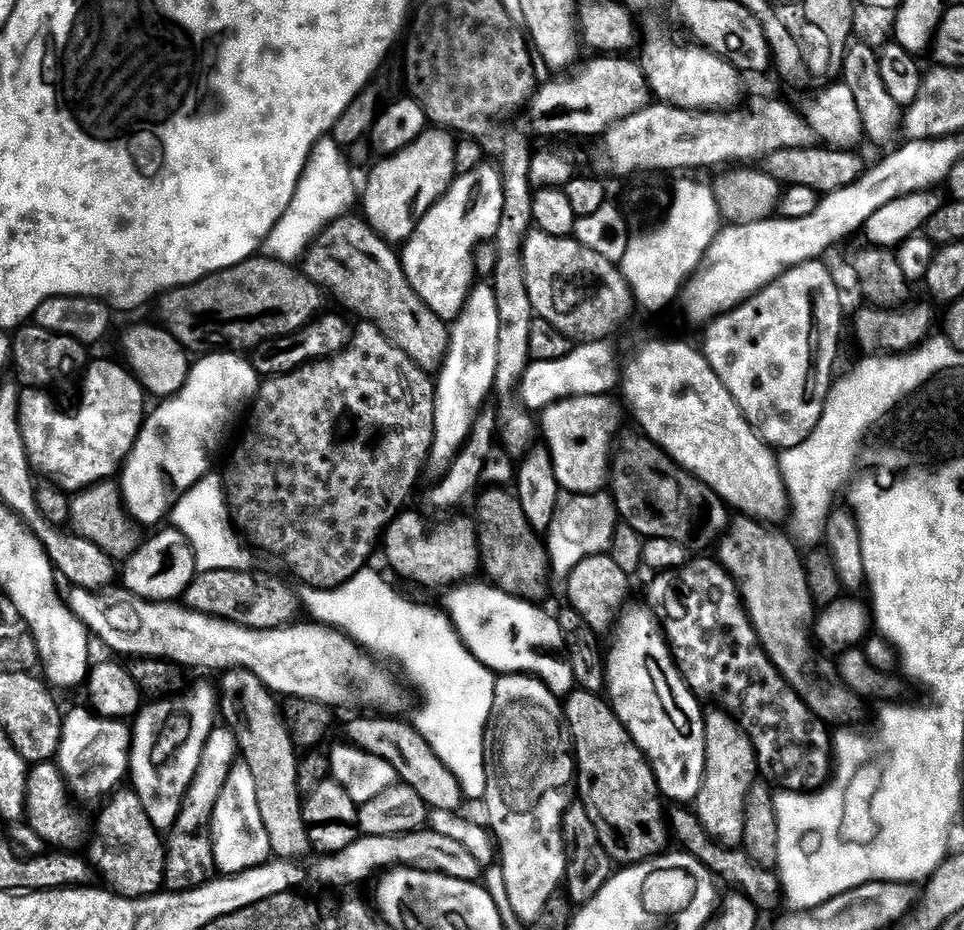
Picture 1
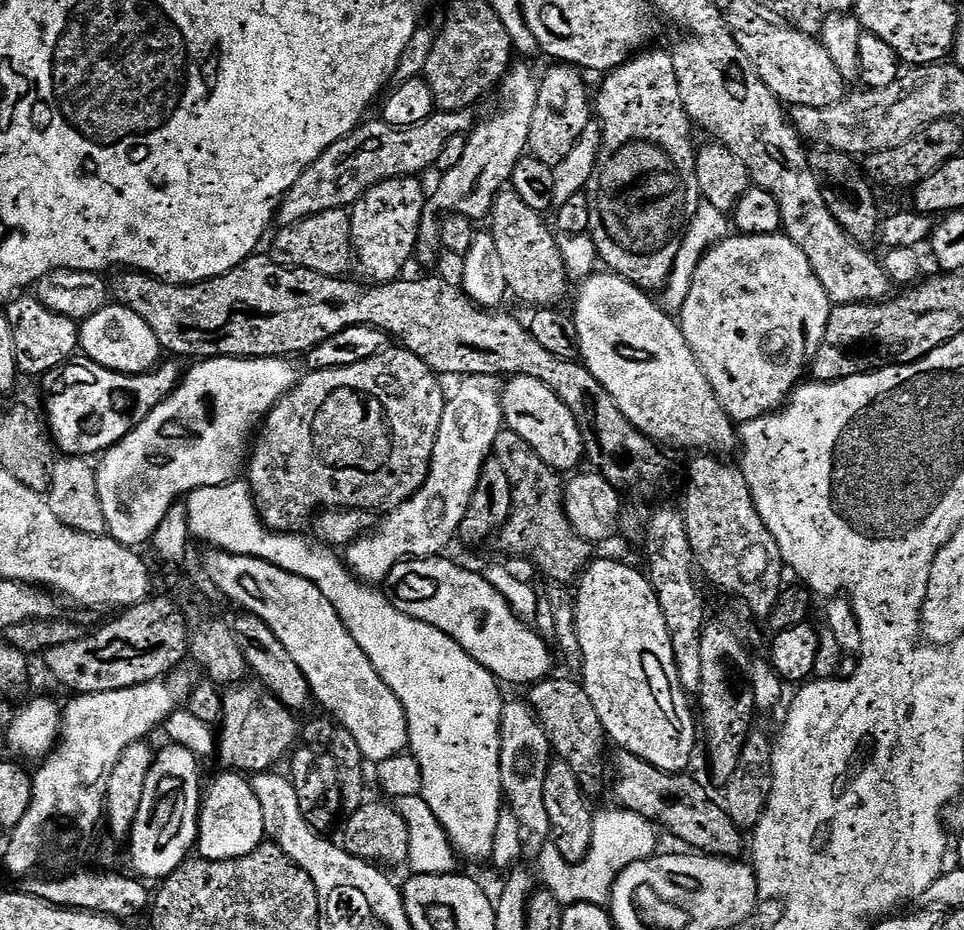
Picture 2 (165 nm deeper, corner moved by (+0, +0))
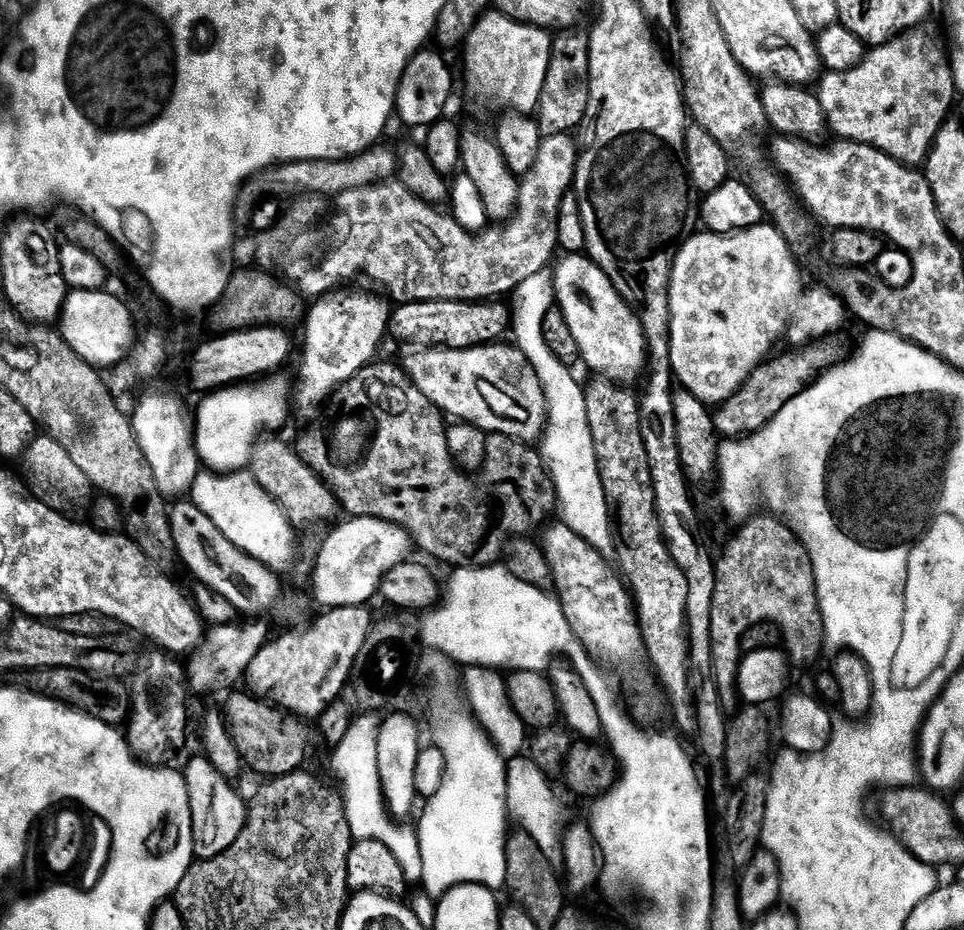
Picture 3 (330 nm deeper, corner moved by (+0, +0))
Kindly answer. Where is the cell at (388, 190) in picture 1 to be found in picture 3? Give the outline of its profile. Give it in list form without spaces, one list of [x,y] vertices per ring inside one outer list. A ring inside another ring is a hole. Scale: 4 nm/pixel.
[[[325,292],[307,309],[304,328],[304,361],[300,364],[300,385],[294,388],[294,404],[297,408],[312,409],[317,403],[323,403],[340,385],[346,383],[354,374],[377,359],[376,350],[390,332],[390,304],[383,295],[371,296],[368,292]]]

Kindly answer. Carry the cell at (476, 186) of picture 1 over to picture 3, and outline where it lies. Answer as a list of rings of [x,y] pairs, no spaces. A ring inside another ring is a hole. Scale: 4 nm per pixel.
[[[492,10],[481,16],[480,21],[470,30],[468,39],[465,40],[462,45],[462,51],[464,51],[464,72],[468,75],[469,94],[472,95],[478,103],[485,104],[488,108],[504,108],[500,110],[511,110],[513,112],[522,112],[525,114],[535,113],[536,107],[540,105],[540,99],[542,98],[542,86],[546,82],[546,70],[550,66],[550,50],[552,49],[553,39],[554,36],[551,31],[535,28],[533,24],[518,22],[514,18],[504,15],[504,13],[499,10]]]

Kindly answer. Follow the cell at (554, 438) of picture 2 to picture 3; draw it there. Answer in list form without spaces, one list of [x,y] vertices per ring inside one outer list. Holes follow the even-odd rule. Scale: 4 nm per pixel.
[[[497,342],[481,344],[478,348],[454,350],[453,348],[425,348],[413,351],[406,363],[406,371],[414,386],[430,398],[430,402],[441,413],[457,421],[478,426],[484,432],[508,435],[511,440],[536,442],[544,435],[547,426],[547,400],[544,397],[542,382],[539,381],[526,354],[511,343]]]

